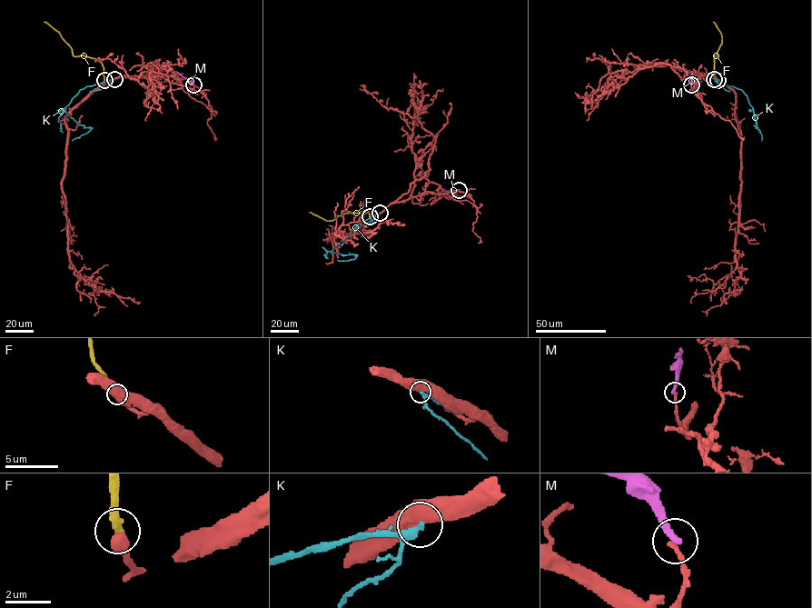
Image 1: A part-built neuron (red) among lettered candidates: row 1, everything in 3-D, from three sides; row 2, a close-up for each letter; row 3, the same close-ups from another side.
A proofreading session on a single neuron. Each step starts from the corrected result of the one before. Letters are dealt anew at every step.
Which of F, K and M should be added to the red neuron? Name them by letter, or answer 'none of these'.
F

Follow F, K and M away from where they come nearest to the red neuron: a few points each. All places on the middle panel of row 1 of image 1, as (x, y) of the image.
F: (370, 216), (369, 213), (345, 213), (327, 221), (309, 212)
K: (380, 214), (360, 223), (344, 242), (331, 251), (356, 254), (354, 259), (337, 260)
M: (459, 190), (441, 190)

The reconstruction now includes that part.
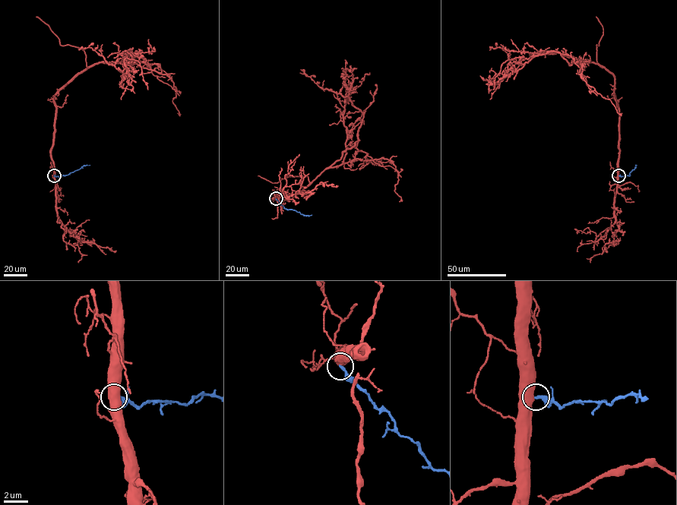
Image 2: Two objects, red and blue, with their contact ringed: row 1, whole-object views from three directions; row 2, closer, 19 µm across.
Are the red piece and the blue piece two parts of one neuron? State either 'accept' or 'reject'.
reject

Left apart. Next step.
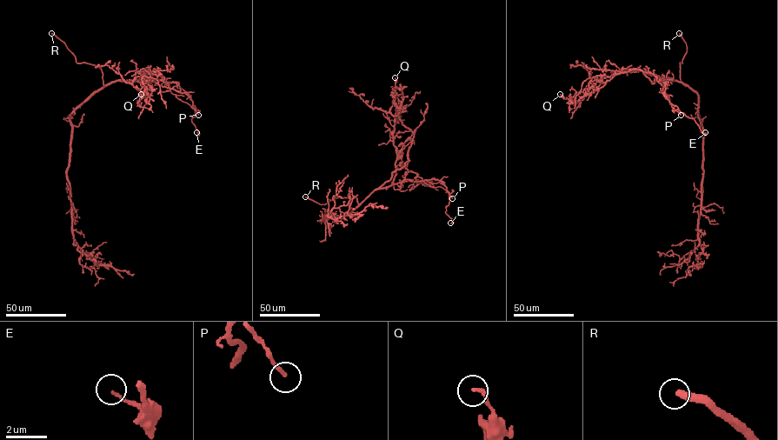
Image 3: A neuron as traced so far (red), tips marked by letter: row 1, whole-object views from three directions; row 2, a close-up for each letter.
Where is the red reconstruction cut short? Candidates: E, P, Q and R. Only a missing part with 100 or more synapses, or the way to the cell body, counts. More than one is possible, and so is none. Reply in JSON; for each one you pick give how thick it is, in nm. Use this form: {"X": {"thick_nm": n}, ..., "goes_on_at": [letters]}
{"R": {"thick_nm": 320}, "goes_on_at": ["R"]}

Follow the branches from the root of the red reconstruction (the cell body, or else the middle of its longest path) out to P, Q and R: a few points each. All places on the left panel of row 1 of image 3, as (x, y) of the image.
P: (78, 107), (112, 82), (149, 78), (169, 87), (198, 115)
Q: (78, 107), (112, 82), (142, 83), (154, 70), (160, 74), (149, 81), (138, 102), (141, 94)
R: (78, 107), (105, 85), (103, 72), (96, 65), (76, 63), (66, 44), (51, 33)

